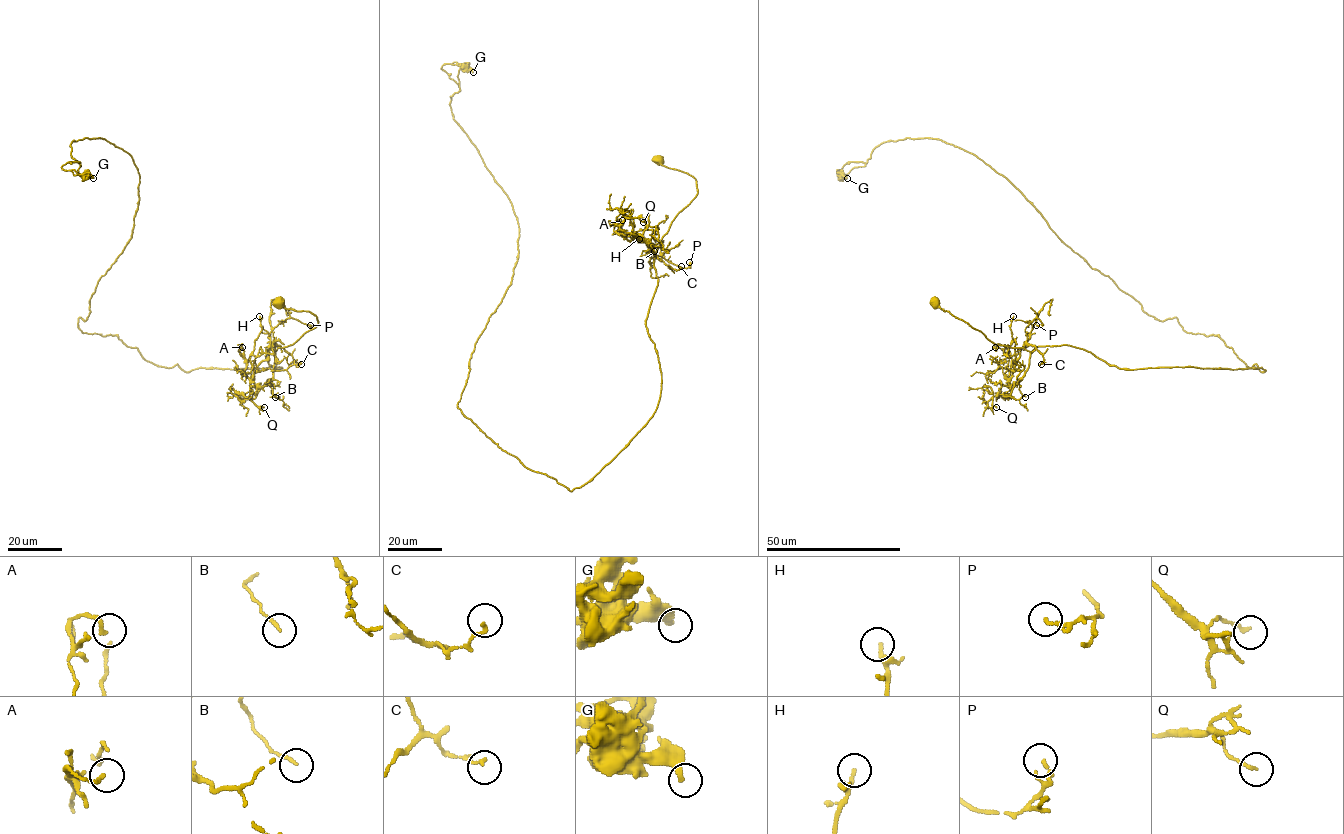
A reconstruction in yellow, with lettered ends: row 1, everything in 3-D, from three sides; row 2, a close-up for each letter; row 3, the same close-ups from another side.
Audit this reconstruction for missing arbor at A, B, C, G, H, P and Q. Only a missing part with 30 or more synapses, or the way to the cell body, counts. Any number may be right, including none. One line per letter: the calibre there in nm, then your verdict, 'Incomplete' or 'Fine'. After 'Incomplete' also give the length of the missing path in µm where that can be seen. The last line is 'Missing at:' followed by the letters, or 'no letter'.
A: Thickness 110 nm. Fine
B: Thickness 120 nm. Fine
C: Thickness 150 nm. Fine
G: Thickness 280 nm. Fine
H: Thickness 110 nm. Fine
P: Thickness 160 nm. Fine
Q: Thickness 150 nm. Fine
Missing at: no letter

